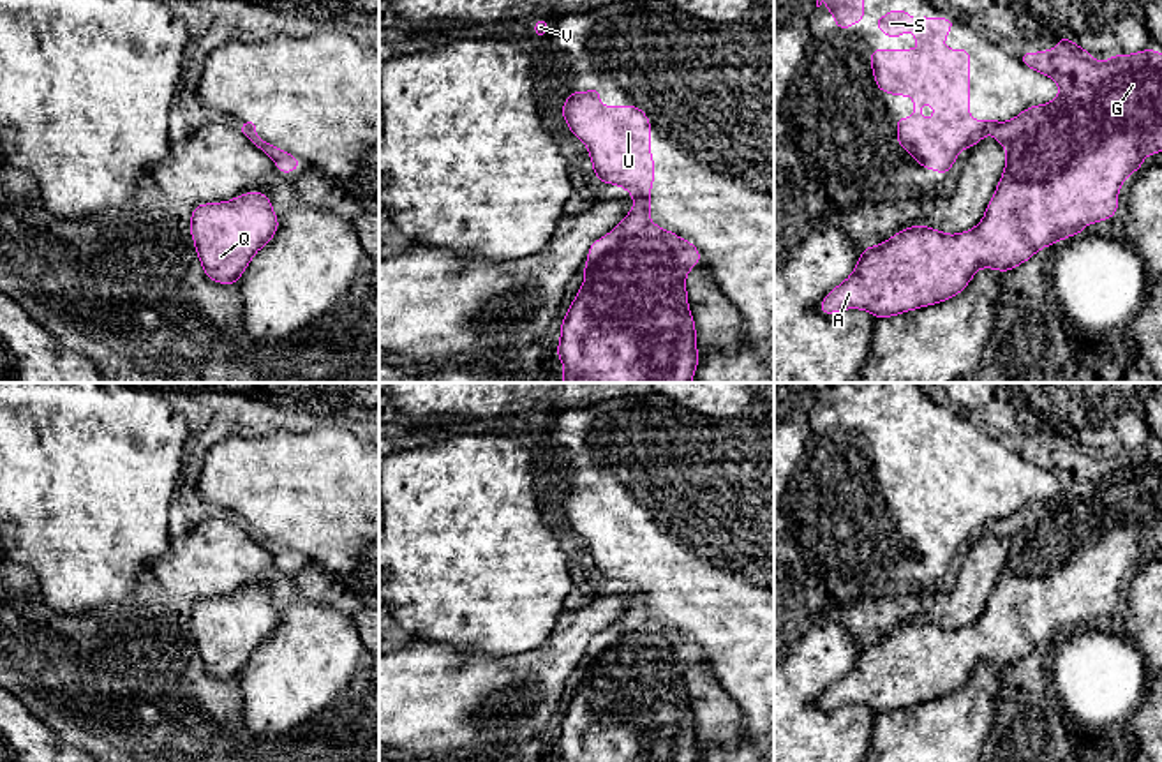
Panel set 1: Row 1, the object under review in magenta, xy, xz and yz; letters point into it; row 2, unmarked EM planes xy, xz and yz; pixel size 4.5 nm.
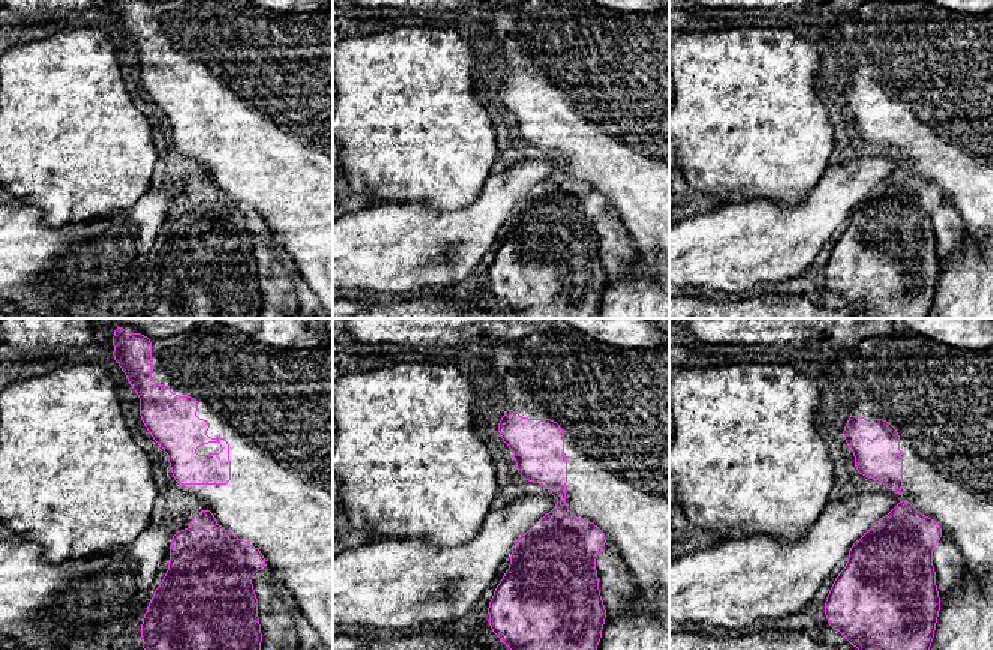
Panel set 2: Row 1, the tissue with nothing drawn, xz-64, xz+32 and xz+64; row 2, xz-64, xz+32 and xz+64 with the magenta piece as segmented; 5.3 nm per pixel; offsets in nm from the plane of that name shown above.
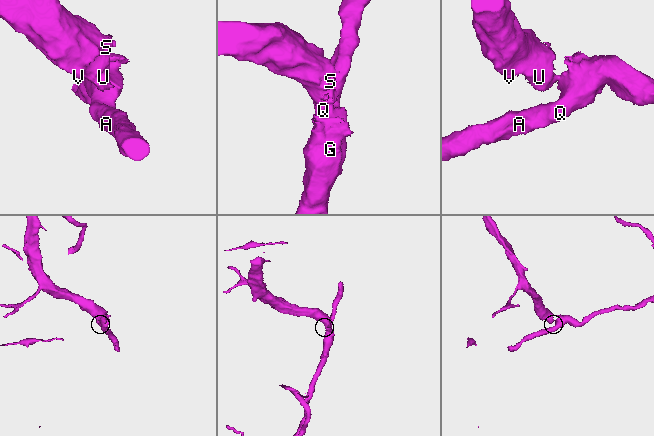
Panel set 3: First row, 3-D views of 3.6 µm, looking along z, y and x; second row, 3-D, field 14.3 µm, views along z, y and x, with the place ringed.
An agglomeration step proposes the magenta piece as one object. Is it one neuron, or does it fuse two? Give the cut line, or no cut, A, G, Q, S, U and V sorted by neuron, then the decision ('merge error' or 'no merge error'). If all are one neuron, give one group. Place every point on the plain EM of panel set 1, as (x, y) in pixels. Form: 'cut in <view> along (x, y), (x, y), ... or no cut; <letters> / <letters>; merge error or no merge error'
cut in xz along (637, 598), (649, 616); A G Q / S U V; merge error

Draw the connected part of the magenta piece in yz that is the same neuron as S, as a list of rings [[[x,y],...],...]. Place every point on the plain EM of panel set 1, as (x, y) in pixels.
[[[889,406],[875,415],[887,432],[913,425],[915,439],[926,444],[873,444],[871,462],[880,487],[912,490],[913,512],[898,513],[898,538],[922,561],[949,568],[963,543],[972,543],[1005,517],[970,513],[970,446],[945,444],[952,413],[910,413]]]

